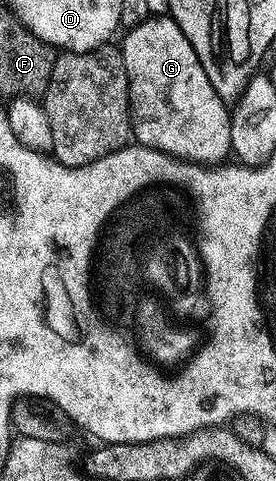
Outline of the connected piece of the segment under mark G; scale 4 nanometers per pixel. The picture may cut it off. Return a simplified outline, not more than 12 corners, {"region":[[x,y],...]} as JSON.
{"region":[[171,17],[124,33],[134,141],[200,164],[231,115]]}

